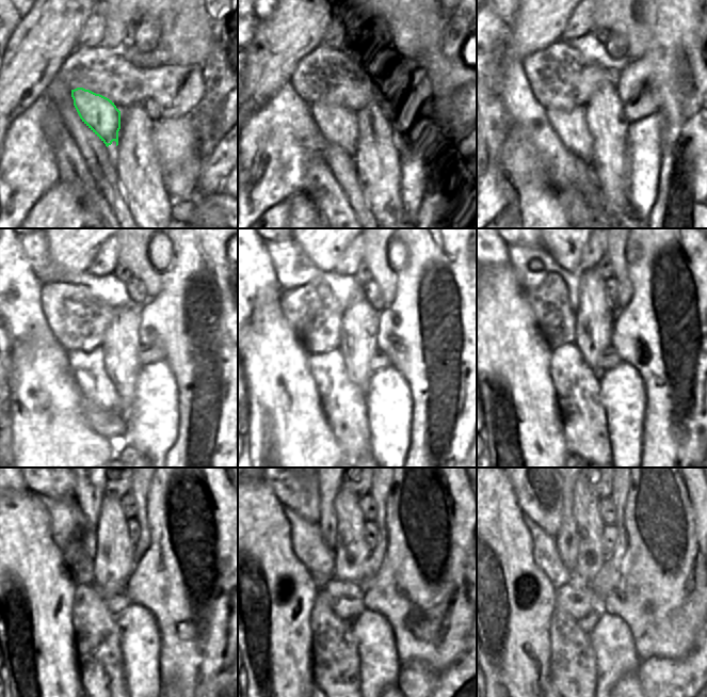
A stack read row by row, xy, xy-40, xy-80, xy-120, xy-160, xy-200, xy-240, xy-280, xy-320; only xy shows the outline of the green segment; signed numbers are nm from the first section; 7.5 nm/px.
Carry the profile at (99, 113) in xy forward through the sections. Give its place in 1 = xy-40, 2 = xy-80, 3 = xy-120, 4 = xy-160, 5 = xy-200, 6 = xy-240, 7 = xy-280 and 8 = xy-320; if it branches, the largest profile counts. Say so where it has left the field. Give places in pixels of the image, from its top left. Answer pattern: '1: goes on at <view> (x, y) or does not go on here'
1: goes on at xy-40 (338, 125)
2: goes on at xy-80 (571, 126)
3: goes on at xy-120 (102, 410)
4: goes on at xy-160 (343, 402)
5: goes on at xy-200 (577, 387)
6: goes on at xy-240 (100, 663)
7: goes on at xy-280 (335, 656)
8: goes on at xy-320 (573, 664)

